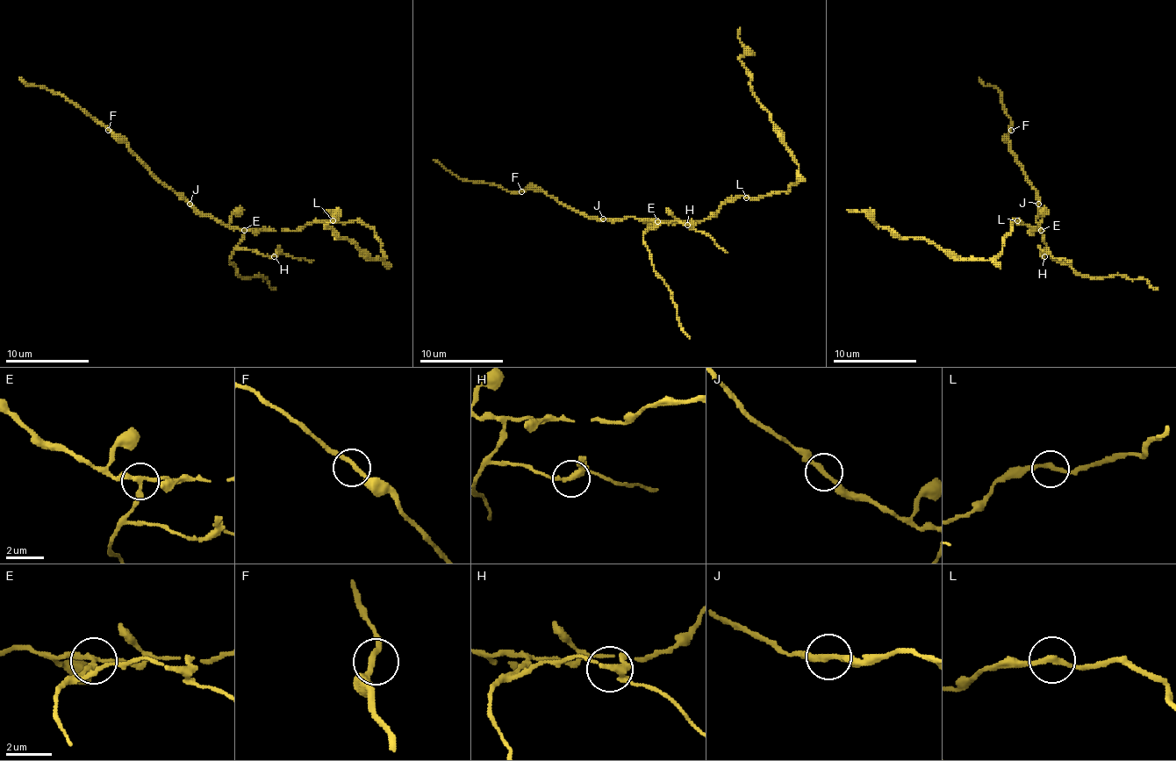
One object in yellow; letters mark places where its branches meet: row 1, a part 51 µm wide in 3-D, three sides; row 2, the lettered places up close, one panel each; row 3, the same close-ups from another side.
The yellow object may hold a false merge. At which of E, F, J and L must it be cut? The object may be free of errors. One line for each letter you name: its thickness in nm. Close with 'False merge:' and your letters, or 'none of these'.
E: Thickness 220 nm
False merge: E

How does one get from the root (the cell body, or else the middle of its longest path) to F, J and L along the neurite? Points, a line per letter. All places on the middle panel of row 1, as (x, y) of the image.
F: (696, 221), (662, 223), (633, 217), (589, 218), (544, 191), (521, 191)
J: (696, 221), (662, 223), (633, 217), (603, 218)
L: (696, 221), (708, 218), (727, 202), (734, 202), (742, 196), (746, 197)

